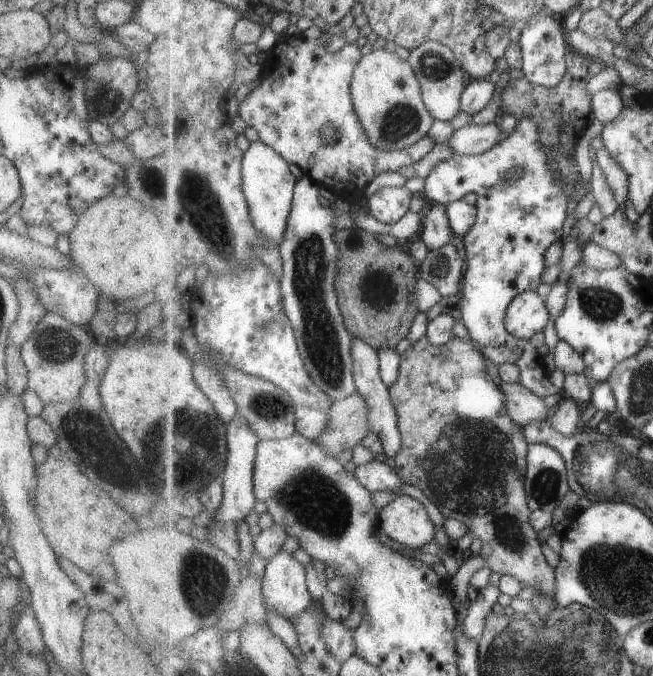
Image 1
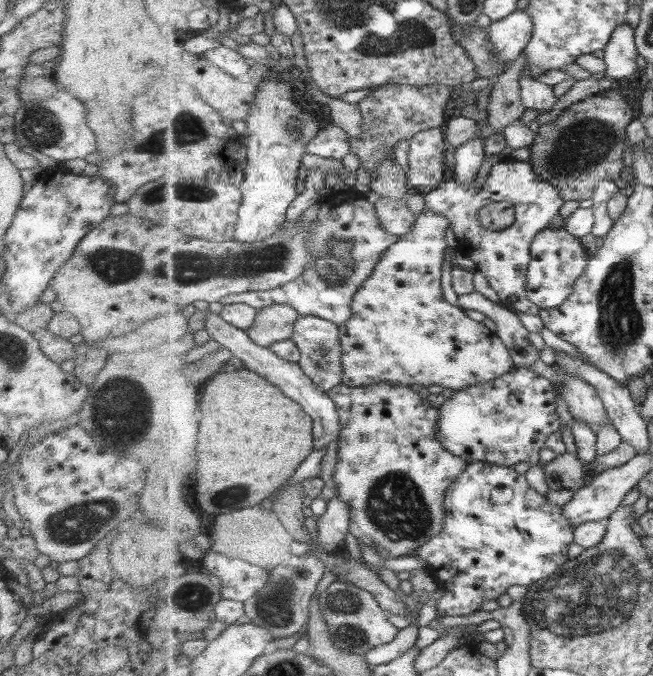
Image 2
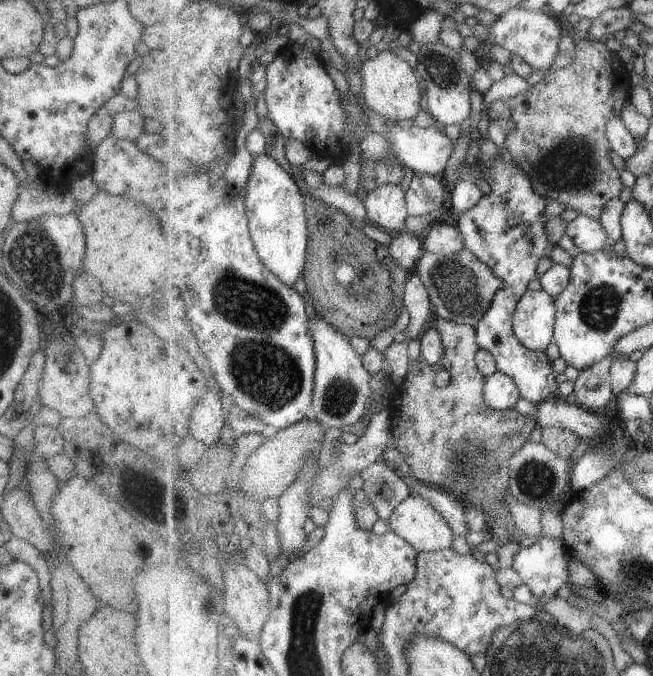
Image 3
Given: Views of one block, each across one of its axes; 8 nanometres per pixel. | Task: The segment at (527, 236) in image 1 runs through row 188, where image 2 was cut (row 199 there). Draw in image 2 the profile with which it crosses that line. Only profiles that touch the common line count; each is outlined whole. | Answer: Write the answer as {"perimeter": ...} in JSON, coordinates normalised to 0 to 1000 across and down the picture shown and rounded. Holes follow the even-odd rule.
{"perimeter":[[[767,234],[763,241],[753,246],[746,266],[732,283],[730,278],[724,278],[721,274],[709,274],[709,271],[692,268],[680,271],[672,280],[663,280],[649,291],[654,308],[688,321],[689,343],[694,357],[698,358],[700,373],[729,388],[730,399],[744,410],[747,420],[764,438],[766,451],[784,460],[827,466],[830,456],[810,444],[809,439],[809,396],[815,388],[815,362],[821,349],[842,336],[844,325],[856,320],[856,311],[865,302],[865,294],[859,290],[856,278],[835,269],[835,266],[828,266],[810,237],[790,238]],[[767,297],[779,297],[790,305],[790,327],[779,337],[764,343],[740,337],[734,331],[732,314],[747,302]]]}

